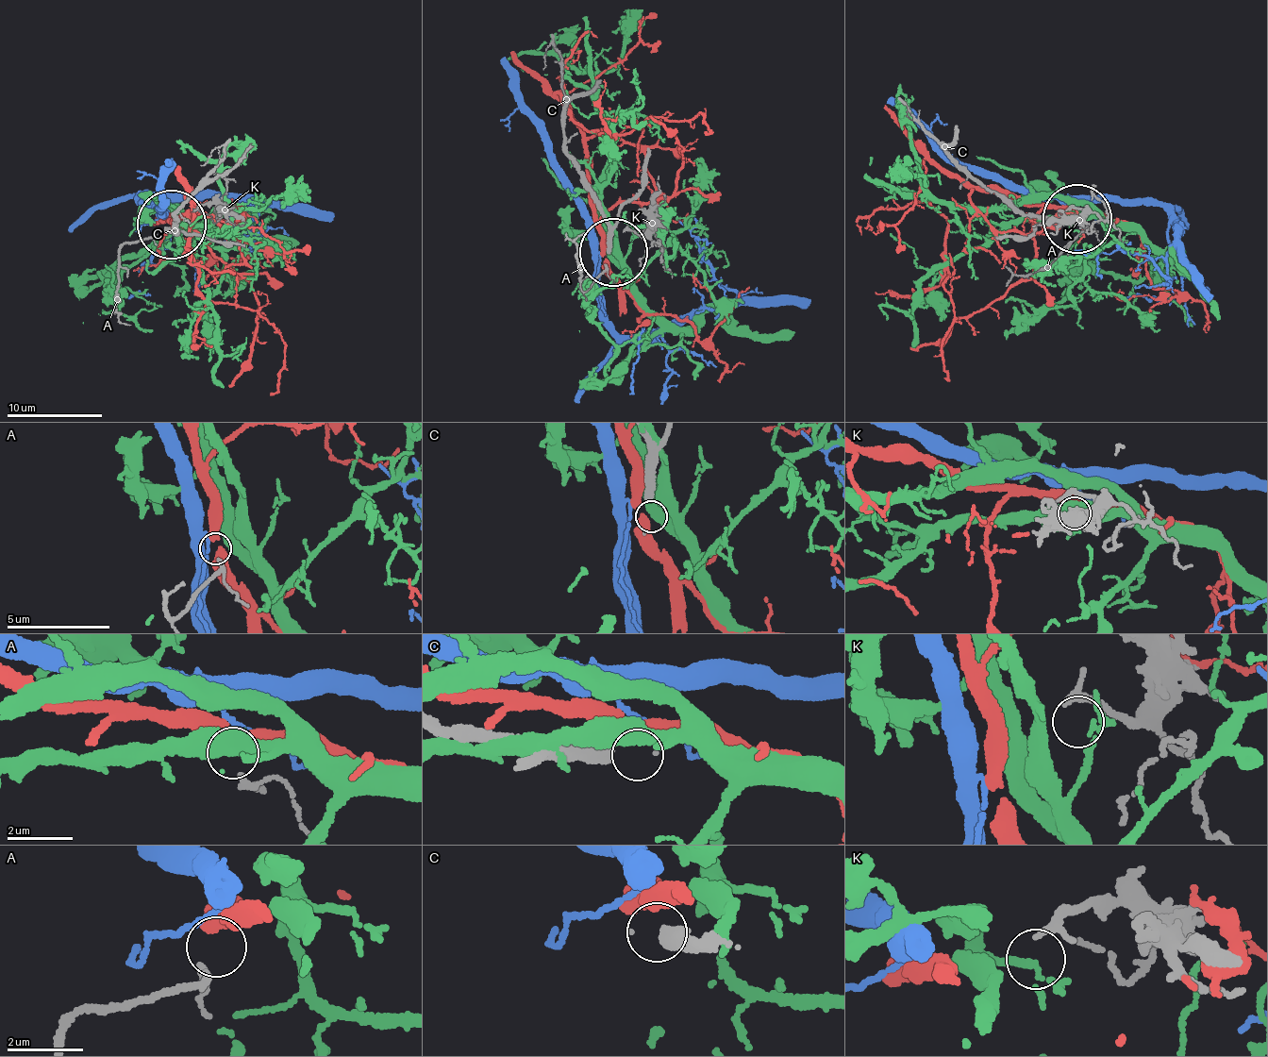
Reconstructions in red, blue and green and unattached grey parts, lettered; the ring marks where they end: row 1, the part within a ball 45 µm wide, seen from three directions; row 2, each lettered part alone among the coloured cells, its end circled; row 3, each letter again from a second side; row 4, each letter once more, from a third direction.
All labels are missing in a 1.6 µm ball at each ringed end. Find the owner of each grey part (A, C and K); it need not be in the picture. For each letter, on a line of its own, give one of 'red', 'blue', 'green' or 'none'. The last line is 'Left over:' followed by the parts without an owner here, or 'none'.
A: red
C: none
K: green
Left over: C

